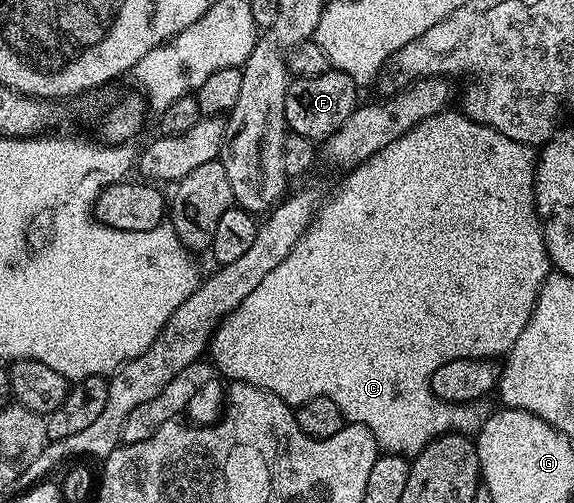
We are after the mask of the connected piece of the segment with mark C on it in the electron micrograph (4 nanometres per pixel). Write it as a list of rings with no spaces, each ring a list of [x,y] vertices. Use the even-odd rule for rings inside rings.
[[[446,111],[436,113],[427,119],[423,119],[423,123],[419,123],[415,127],[411,127],[411,131],[407,131],[405,135],[399,135],[399,139],[395,139],[395,143],[387,143],[387,147],[383,147],[375,155],[368,157],[362,165],[355,169],[348,170],[345,182],[337,189],[337,194],[333,198],[326,200],[324,204],[318,208],[316,217],[313,222],[305,228],[305,234],[299,239],[299,243],[295,243],[295,247],[289,255],[281,263],[279,267],[275,267],[275,271],[271,271],[271,275],[267,275],[267,279],[263,279],[263,283],[259,283],[259,287],[255,287],[255,291],[251,291],[251,295],[247,295],[247,299],[243,299],[241,303],[233,311],[227,314],[220,325],[213,333],[213,340],[209,342],[207,350],[208,356],[211,358],[212,364],[215,366],[216,372],[225,376],[229,381],[245,381],[249,385],[254,385],[260,389],[269,389],[276,397],[281,397],[290,407],[296,407],[307,403],[316,397],[326,397],[331,399],[331,403],[335,403],[335,407],[339,407],[339,411],[344,415],[346,422],[354,425],[366,425],[371,431],[371,435],[377,440],[378,446],[386,453],[397,453],[403,458],[412,459],[418,453],[423,451],[423,447],[427,447],[427,443],[431,443],[436,437],[442,433],[464,433],[466,435],[476,434],[479,428],[479,416],[472,404],[467,405],[448,405],[445,401],[441,401],[429,389],[429,380],[431,375],[439,367],[443,367],[445,357],[453,357],[457,359],[457,353],[468,353],[470,351],[483,351],[487,347],[491,347],[497,342],[515,343],[515,339],[519,339],[519,334],[523,331],[523,327],[527,327],[527,319],[531,319],[531,311],[537,302],[537,296],[541,290],[541,284],[551,272],[551,262],[549,252],[545,246],[545,233],[541,229],[541,219],[537,216],[537,204],[533,201],[533,176],[537,173],[537,158],[534,146],[524,145],[515,139],[507,139],[499,131],[495,131],[489,125],[483,123],[475,123],[471,118],[465,116],[460,111]]]

